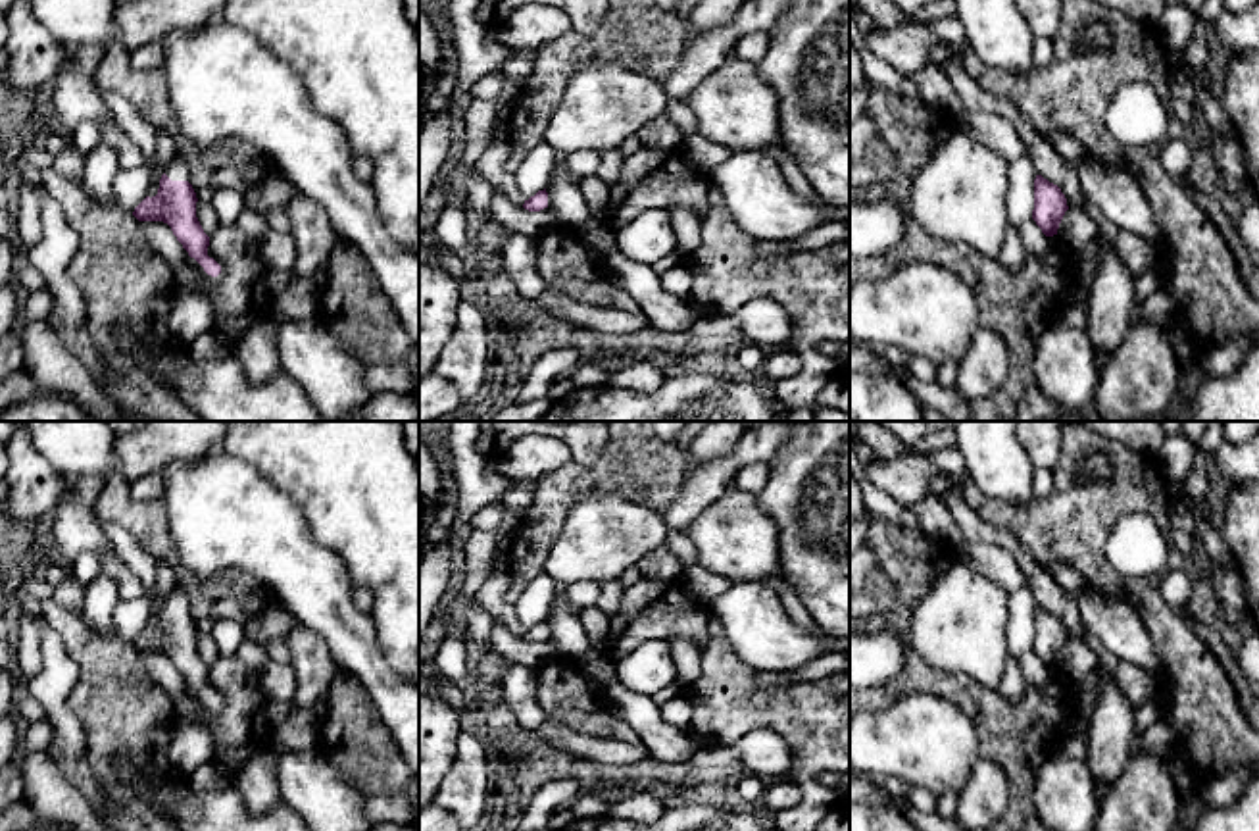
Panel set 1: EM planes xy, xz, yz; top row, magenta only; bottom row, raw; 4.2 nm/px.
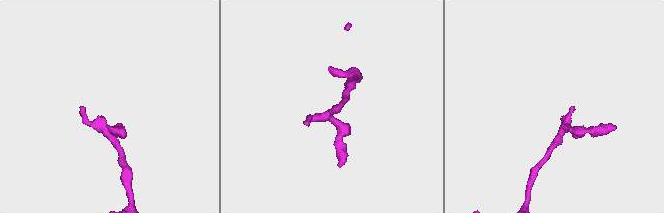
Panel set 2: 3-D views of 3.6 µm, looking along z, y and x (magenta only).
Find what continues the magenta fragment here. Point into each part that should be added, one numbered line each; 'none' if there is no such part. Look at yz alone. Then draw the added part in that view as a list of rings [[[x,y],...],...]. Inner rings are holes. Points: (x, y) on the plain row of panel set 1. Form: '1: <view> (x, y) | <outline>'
none

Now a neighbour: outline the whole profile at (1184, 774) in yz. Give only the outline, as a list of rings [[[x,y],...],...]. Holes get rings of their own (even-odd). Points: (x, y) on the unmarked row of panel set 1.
[[[1176,750],[1167,756],[1167,762],[1178,794],[1196,793],[1201,777],[1190,758],[1184,752]]]

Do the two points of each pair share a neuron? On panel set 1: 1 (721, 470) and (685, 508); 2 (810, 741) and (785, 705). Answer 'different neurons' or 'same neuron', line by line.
1: same neuron
2: same neuron

